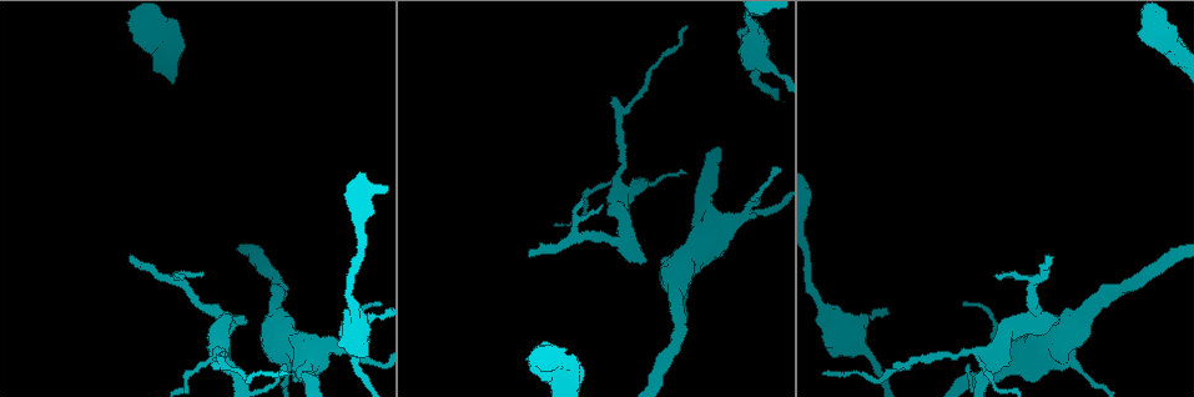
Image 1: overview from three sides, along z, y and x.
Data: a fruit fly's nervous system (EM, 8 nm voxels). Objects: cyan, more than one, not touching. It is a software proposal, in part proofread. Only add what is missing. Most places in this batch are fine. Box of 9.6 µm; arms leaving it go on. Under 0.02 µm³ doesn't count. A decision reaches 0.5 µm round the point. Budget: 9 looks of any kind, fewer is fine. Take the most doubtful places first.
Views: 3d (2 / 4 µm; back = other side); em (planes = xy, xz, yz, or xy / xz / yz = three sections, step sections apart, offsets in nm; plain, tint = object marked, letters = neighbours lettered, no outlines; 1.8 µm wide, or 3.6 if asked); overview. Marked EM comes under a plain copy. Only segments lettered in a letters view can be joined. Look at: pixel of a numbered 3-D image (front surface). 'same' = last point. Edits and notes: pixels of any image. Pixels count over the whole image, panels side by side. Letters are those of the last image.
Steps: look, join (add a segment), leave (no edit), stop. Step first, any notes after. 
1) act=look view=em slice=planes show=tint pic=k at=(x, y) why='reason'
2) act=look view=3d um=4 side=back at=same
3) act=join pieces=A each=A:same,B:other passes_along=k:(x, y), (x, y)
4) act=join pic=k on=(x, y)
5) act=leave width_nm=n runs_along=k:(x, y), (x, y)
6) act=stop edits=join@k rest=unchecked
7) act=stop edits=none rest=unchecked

act=look view=em slice=planes show=letters pic=1 at=(1049, 256) why='branch stops here'

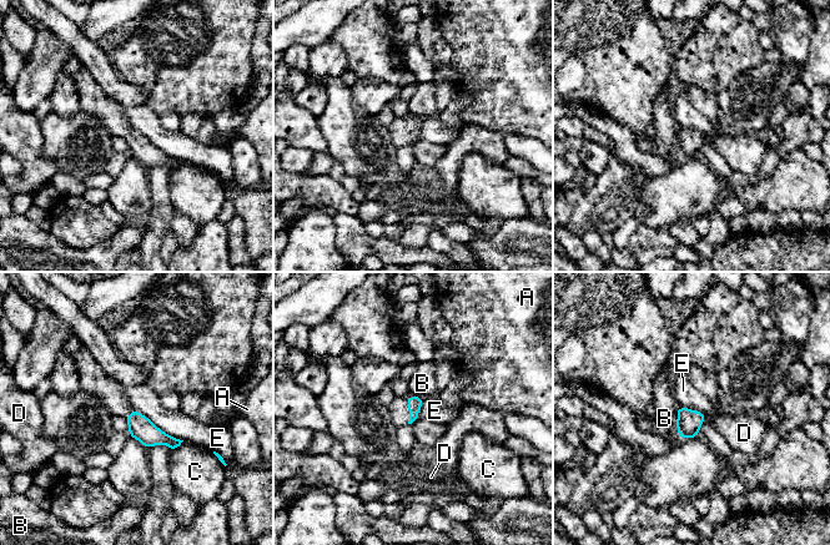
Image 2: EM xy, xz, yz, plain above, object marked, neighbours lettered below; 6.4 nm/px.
act=leave each=A:other,B:other,C:other,D:other,E:other found='none of them fits'

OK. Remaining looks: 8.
act=look view=em um=3.6 slice=planes show=letters pic=1 at=(212, 369) why='thin end'

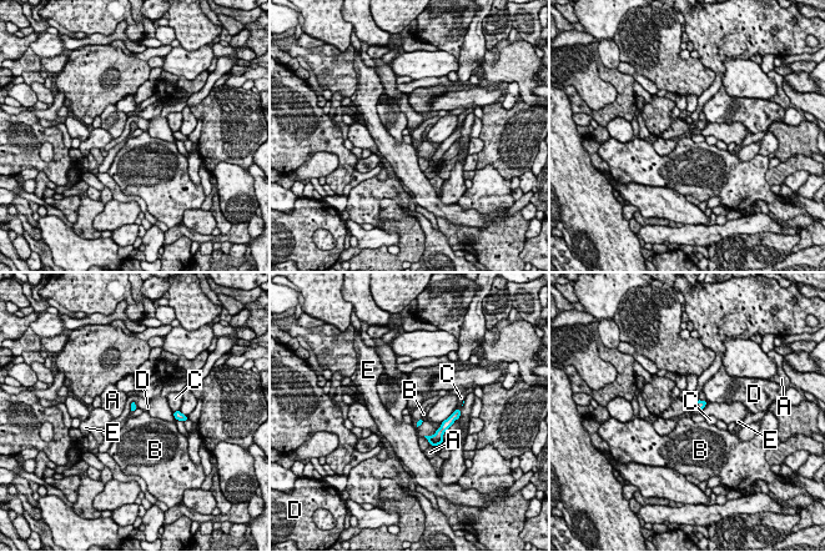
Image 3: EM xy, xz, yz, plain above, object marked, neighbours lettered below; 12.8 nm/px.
act=leave each=A:other,B:other,C:other,D:other,E:other border=3:(708, 402), (700, 412) found='no lettered segment goes on from it'

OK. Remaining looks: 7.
act=look view=3d um=4 pic=1 at=(749, 204) why='thick turns thin'

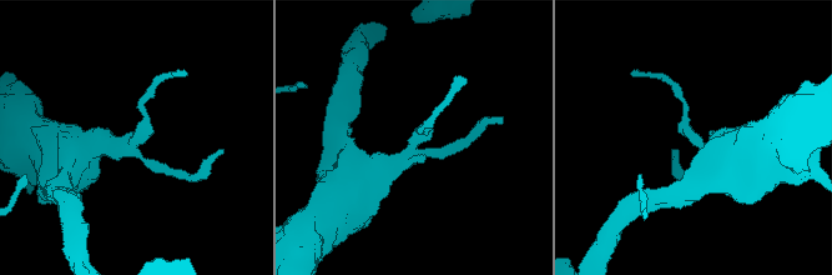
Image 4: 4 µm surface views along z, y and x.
act=look view=em slice=xz step=16 show=tint pic=4 at=(697, 140)

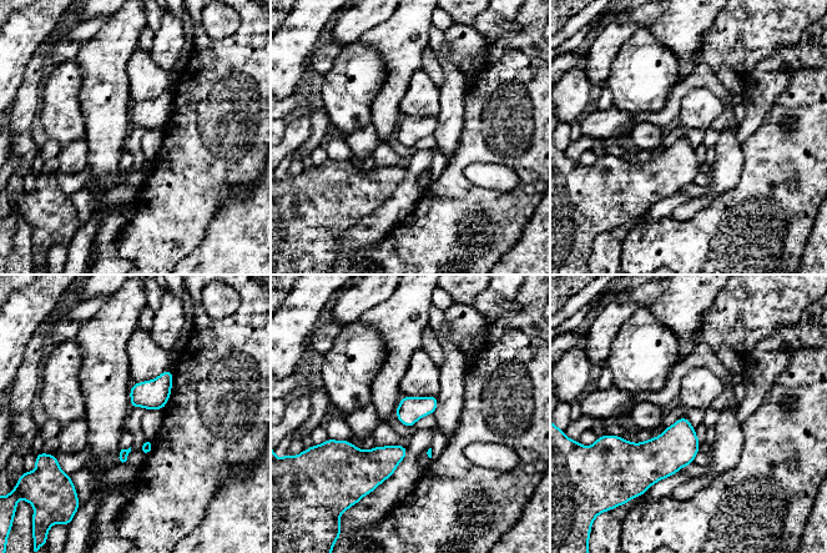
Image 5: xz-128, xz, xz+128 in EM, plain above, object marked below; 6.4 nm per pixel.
act=look view=em slice=planes show=letters at=same why='another direction'

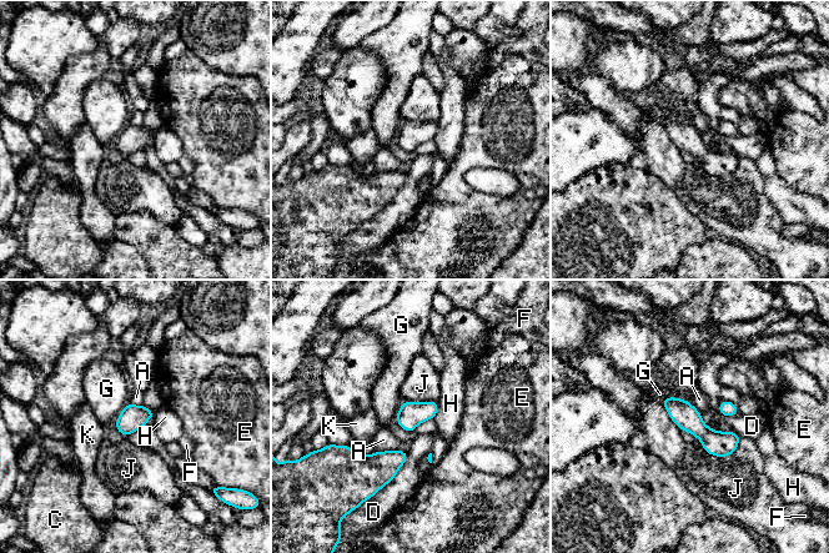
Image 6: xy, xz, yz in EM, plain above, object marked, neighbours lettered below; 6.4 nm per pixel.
act=leave width_nm=170 each=A:other,C:other,D:other,E:other,F:other,G:other,H:other,J:other,K:other border=6:(396, 448), (375, 452) found='none of them fits'

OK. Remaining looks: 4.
act=look view=3d um=4 pic=1 at=(175, 20) why='stops while still wide'

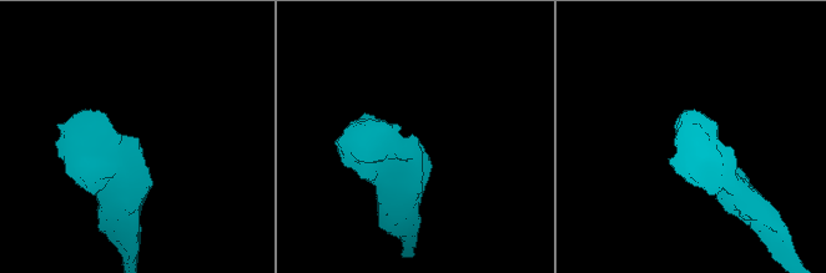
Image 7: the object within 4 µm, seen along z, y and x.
act=look view=em um=3.6 slice=yz step=16 show=letters pic=7 at=(412, 140) why='shape alone is not enough'

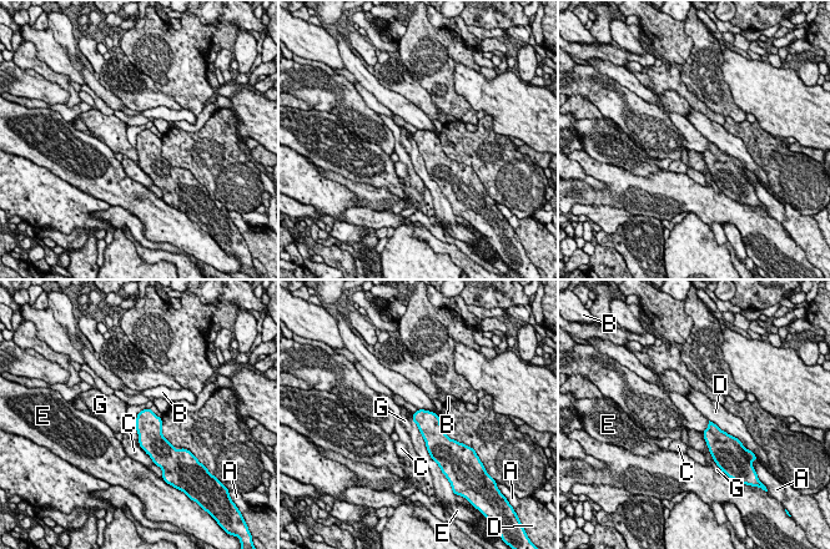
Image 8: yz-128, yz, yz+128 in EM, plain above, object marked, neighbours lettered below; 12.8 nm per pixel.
act=leave each=A:other,B:other,C:other,D:other,E:other,G:other border=8:(412, 421), (433, 459) found='none of them fits'

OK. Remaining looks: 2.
act=stop edits=none rest=unchecked

